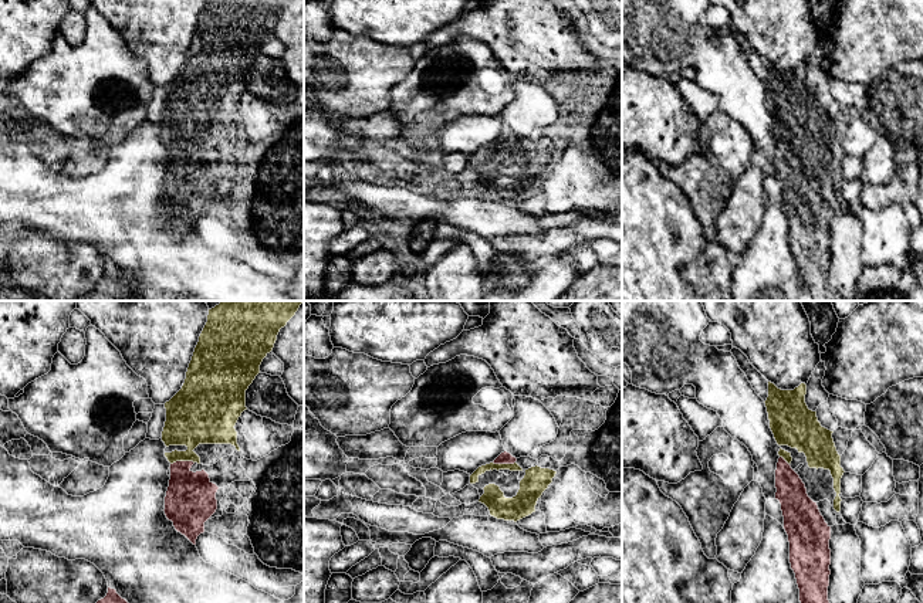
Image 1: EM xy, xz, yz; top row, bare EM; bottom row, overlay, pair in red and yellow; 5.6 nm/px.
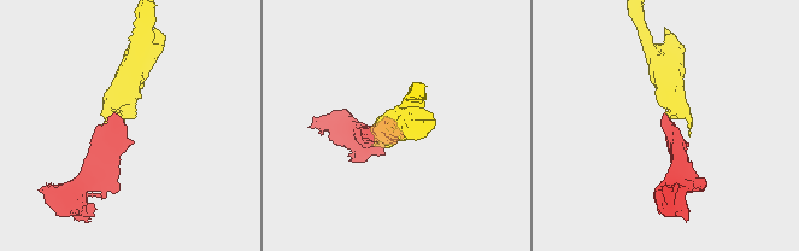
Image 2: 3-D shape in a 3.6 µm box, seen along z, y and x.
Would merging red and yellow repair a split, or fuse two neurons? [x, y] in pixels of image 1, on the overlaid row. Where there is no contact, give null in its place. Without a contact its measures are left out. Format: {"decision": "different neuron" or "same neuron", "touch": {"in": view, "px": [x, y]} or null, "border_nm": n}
{"decision": "same neuron", "touch": {"in": "xy", "px": [182, 461]}, "border_nm": 140}

